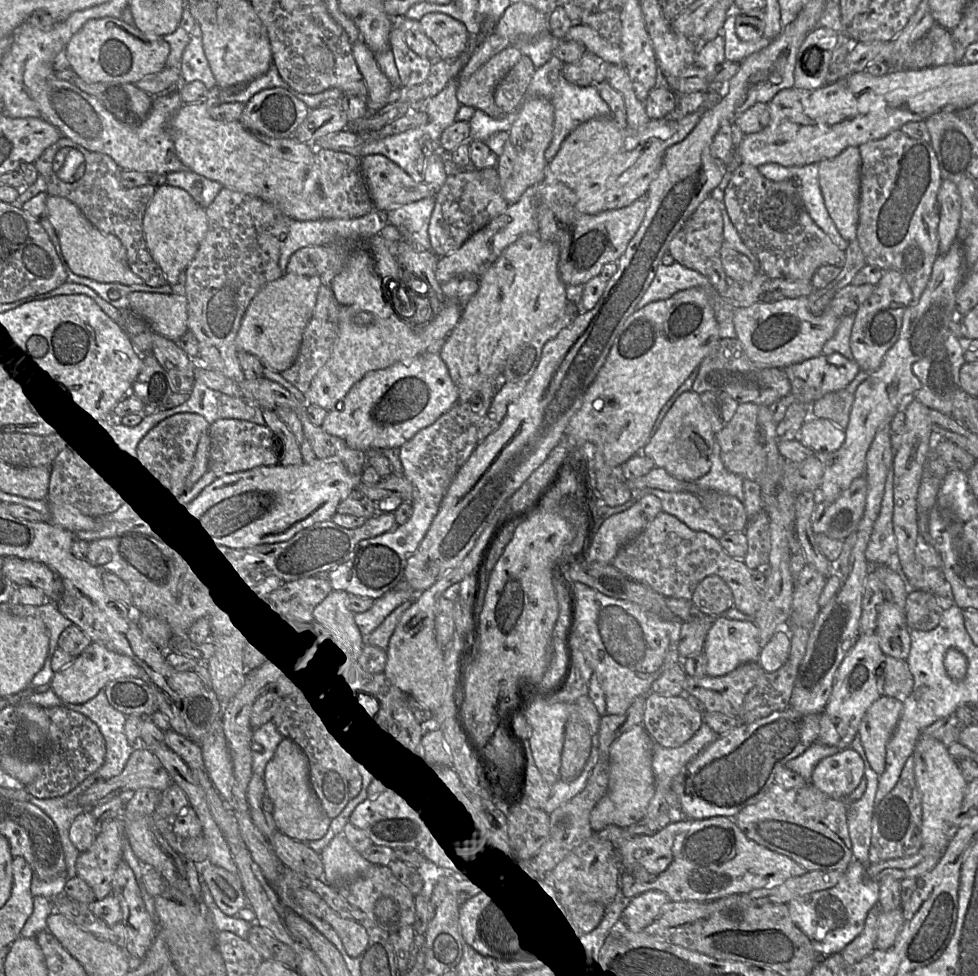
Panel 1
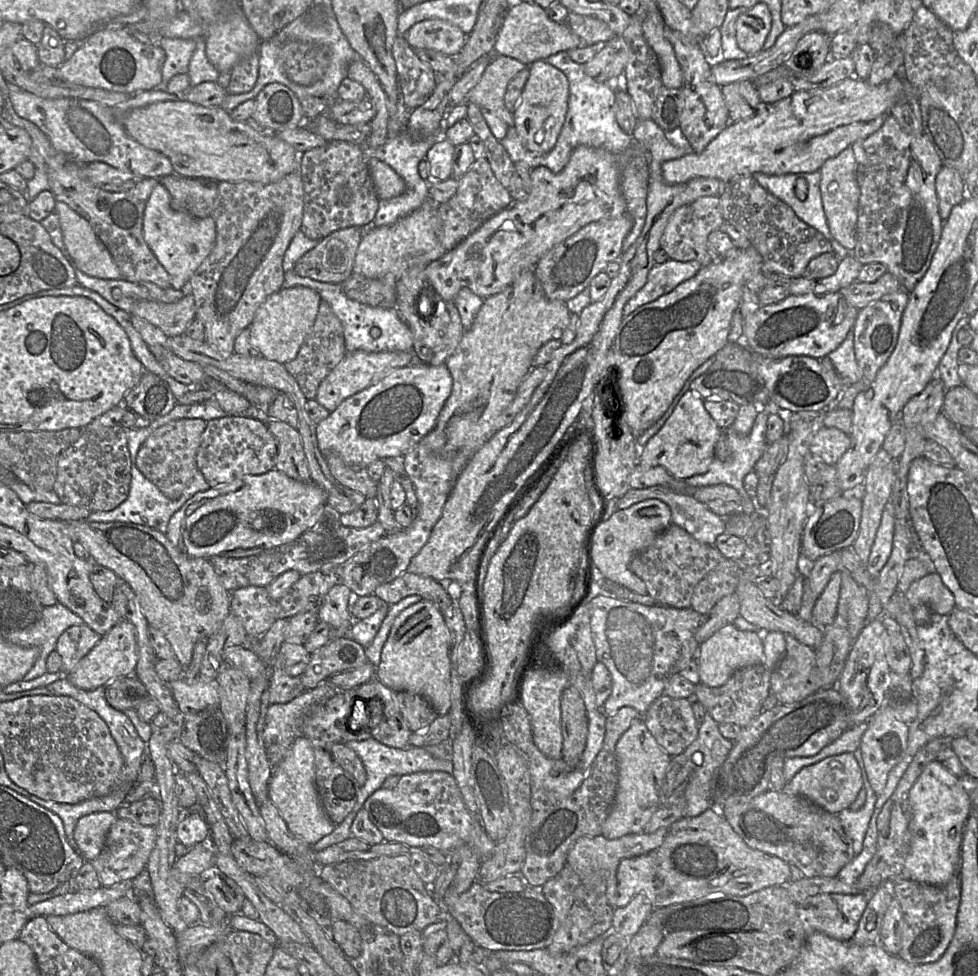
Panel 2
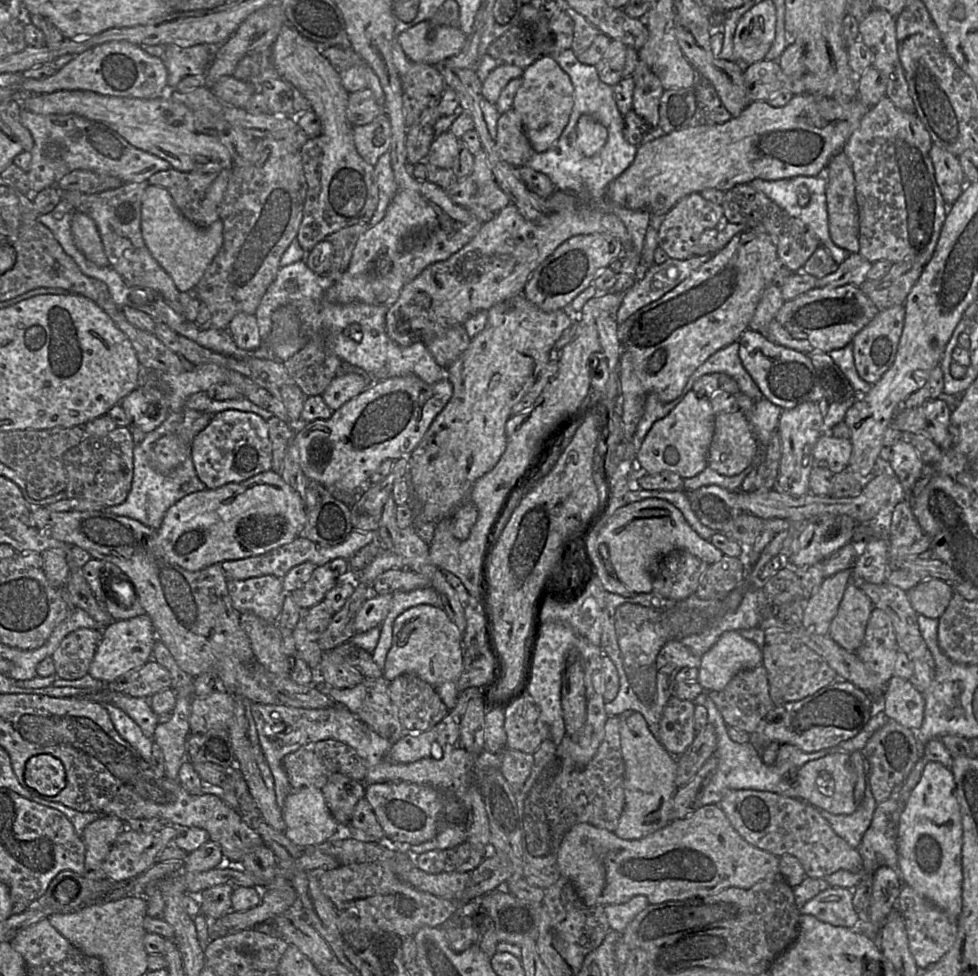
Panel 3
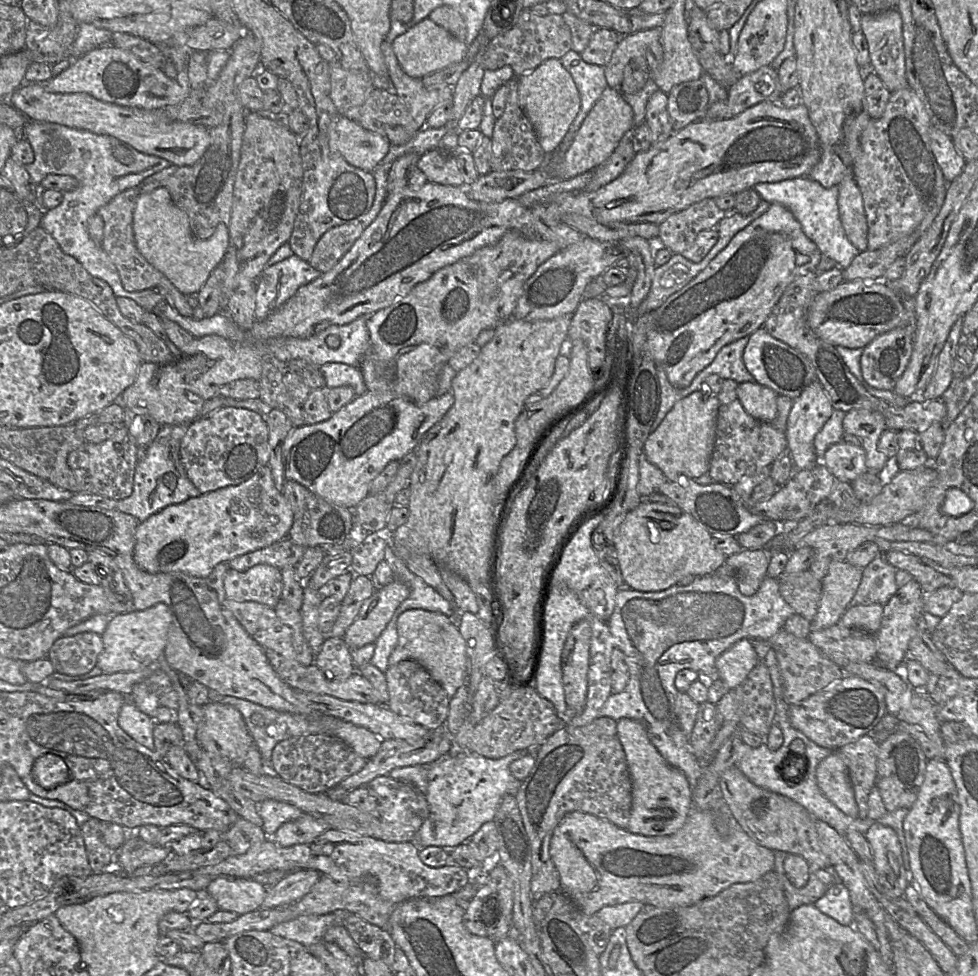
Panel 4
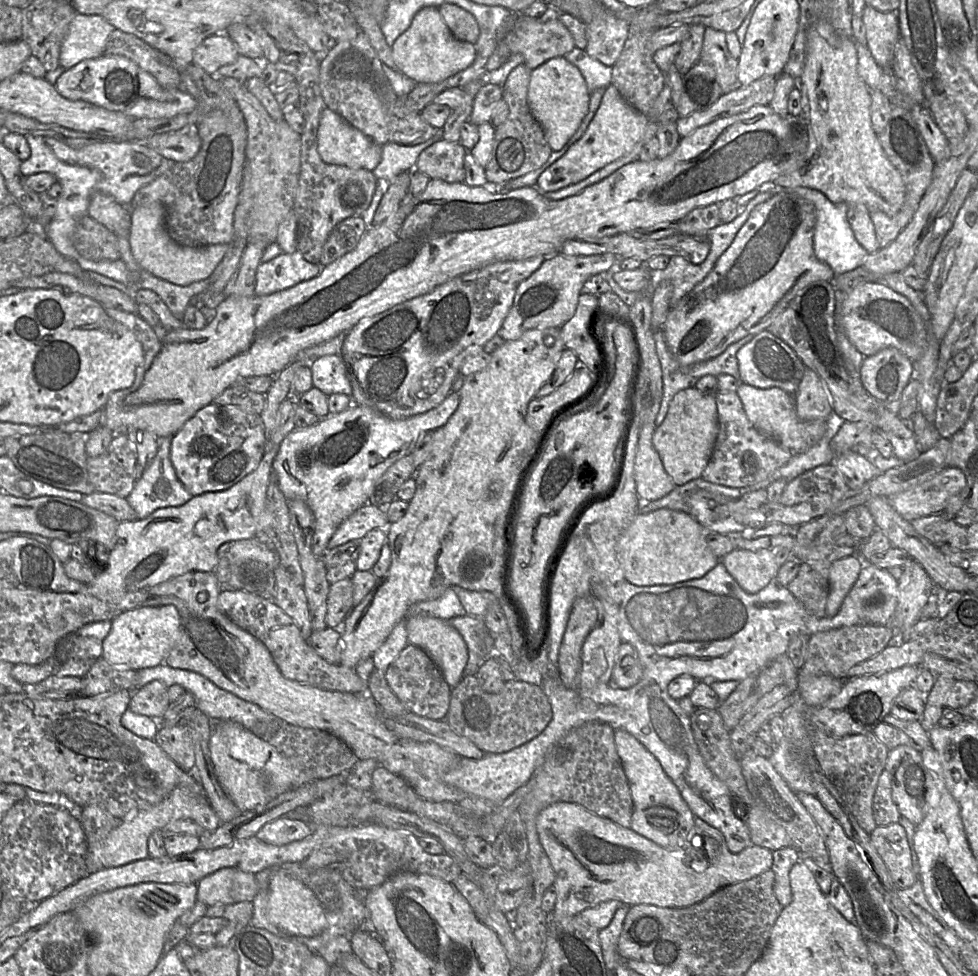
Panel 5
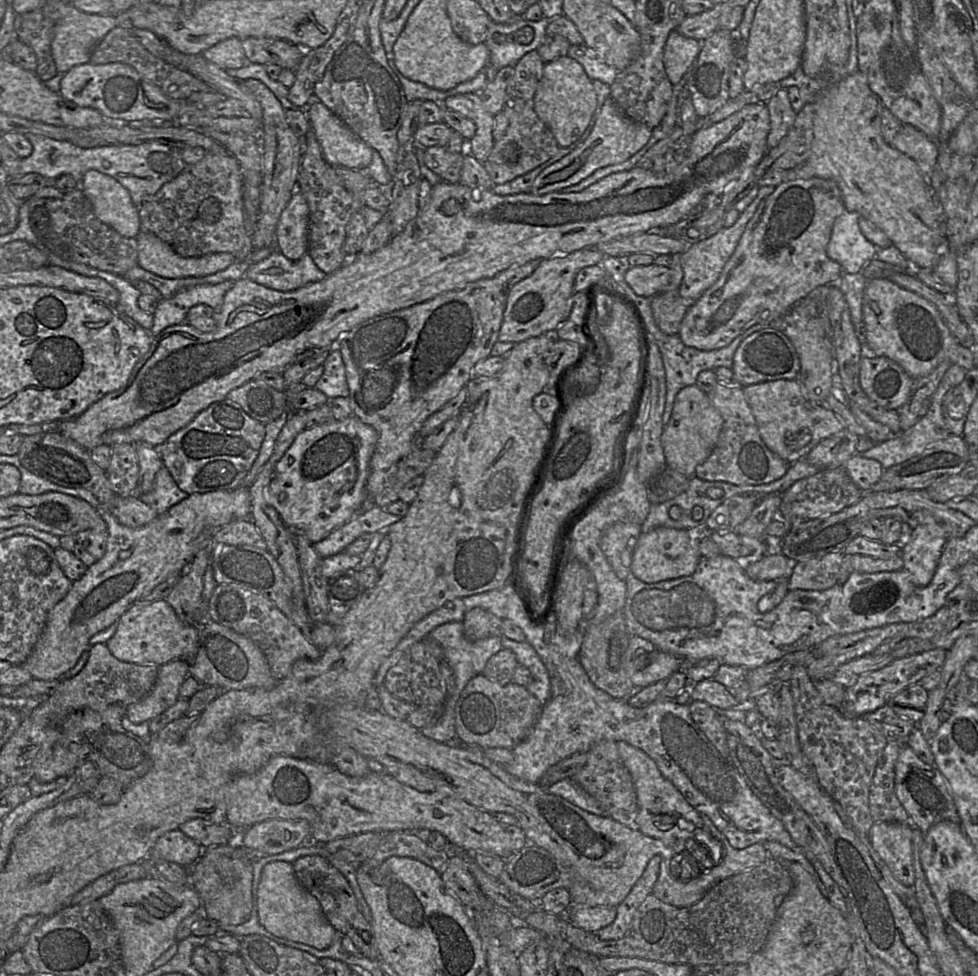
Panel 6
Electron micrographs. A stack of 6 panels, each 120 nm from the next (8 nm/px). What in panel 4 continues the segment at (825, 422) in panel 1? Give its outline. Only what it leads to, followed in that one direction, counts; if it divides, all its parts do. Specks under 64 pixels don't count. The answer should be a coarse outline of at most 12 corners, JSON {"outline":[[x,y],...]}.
{"outline":[[831,445],[820,461],[837,480],[867,471],[863,448]]}

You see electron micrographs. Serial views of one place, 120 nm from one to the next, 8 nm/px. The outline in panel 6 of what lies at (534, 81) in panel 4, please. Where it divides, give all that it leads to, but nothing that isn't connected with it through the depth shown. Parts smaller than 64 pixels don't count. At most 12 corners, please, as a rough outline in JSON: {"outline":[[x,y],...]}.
{"outline":[[578,61],[545,64],[534,110],[560,148],[584,133],[596,107]]}

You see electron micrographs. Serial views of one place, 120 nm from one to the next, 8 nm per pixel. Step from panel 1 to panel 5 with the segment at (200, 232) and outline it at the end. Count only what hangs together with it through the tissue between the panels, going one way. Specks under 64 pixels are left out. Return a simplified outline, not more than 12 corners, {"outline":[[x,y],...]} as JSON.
{"outline":[[160,202],[131,210],[143,270],[179,286],[208,279],[229,245],[178,245]]}

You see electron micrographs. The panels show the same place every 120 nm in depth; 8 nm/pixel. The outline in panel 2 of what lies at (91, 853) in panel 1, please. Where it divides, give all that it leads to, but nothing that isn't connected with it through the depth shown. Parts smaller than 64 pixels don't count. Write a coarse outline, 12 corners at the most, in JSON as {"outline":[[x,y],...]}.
{"outline":[[116,817],[90,861],[101,886],[146,869],[156,828]]}

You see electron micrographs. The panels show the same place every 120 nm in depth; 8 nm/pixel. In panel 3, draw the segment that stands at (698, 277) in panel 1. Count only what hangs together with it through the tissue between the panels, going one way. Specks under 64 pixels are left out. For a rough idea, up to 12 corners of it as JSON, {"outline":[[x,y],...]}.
{"outline":[[714,254],[652,265],[626,293],[620,325],[679,285]]}

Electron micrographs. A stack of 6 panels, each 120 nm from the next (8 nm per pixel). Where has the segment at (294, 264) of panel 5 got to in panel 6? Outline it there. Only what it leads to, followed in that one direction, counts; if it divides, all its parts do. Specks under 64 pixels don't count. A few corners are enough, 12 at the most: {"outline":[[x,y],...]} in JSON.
{"outline":[[274,250],[245,277],[289,292],[327,275],[309,254],[291,261]]}

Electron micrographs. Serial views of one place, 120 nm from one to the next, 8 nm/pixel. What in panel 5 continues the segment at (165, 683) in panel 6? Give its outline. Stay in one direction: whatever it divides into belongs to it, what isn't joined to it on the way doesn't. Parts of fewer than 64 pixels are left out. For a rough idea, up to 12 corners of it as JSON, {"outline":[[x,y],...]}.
{"outline":[[154,680],[132,691],[128,708],[160,721],[168,687]]}

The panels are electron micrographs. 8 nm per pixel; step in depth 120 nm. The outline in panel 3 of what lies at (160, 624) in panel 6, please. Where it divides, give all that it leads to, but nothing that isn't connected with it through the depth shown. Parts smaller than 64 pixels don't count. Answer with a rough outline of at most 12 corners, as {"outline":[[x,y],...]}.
{"outline":[[145,613],[113,620],[88,674],[104,682],[152,659],[157,635]]}

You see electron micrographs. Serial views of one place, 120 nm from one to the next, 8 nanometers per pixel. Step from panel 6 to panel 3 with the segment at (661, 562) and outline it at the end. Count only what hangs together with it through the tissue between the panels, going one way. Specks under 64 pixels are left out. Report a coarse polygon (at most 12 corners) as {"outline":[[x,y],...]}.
{"outline":[[647,498],[618,508],[599,532],[618,579],[653,592],[658,564],[688,551],[724,555],[675,506]]}

